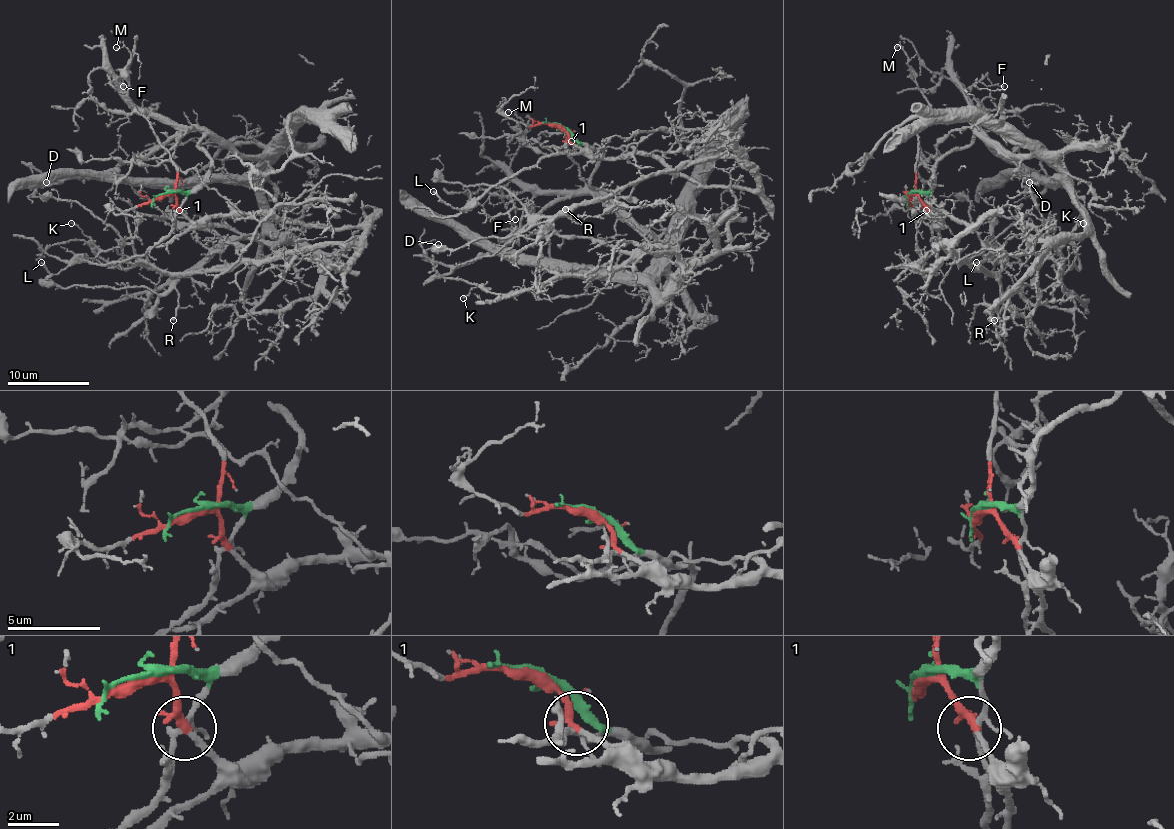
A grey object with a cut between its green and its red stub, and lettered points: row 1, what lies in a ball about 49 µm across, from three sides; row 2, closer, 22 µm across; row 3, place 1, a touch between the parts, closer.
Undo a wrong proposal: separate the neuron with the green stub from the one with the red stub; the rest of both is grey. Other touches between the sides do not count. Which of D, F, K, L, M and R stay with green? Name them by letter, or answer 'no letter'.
D, F, K

